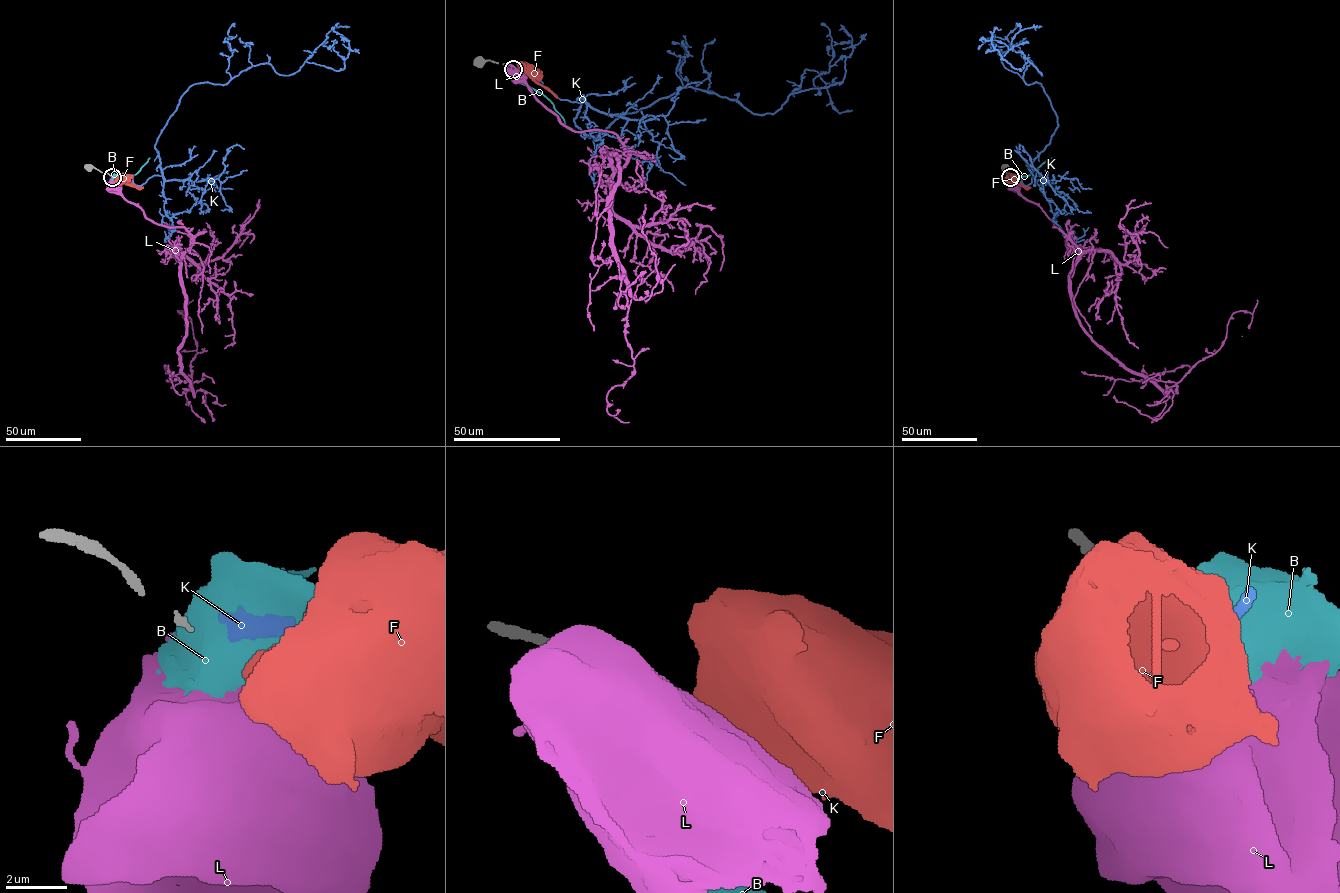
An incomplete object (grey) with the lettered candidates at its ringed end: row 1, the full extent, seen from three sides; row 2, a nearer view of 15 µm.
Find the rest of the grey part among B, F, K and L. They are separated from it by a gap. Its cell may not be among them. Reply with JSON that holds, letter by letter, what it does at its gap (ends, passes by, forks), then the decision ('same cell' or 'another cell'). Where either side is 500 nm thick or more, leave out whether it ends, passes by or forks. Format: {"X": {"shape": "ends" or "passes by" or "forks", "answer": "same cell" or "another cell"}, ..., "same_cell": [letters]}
{"B": {"answer": "another cell"}, "F": {"answer": "another cell"}, "K": {"shape": "ends", "answer": "same cell"}, "L": {"answer": "another cell"}, "same_cell": ["K"]}

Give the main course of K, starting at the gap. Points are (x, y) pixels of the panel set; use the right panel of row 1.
K: (1011, 177), (1031, 181), (1057, 116), (1023, 80), (1032, 63), (1042, 75), (1002, 59), (1000, 41), (978, 49)

